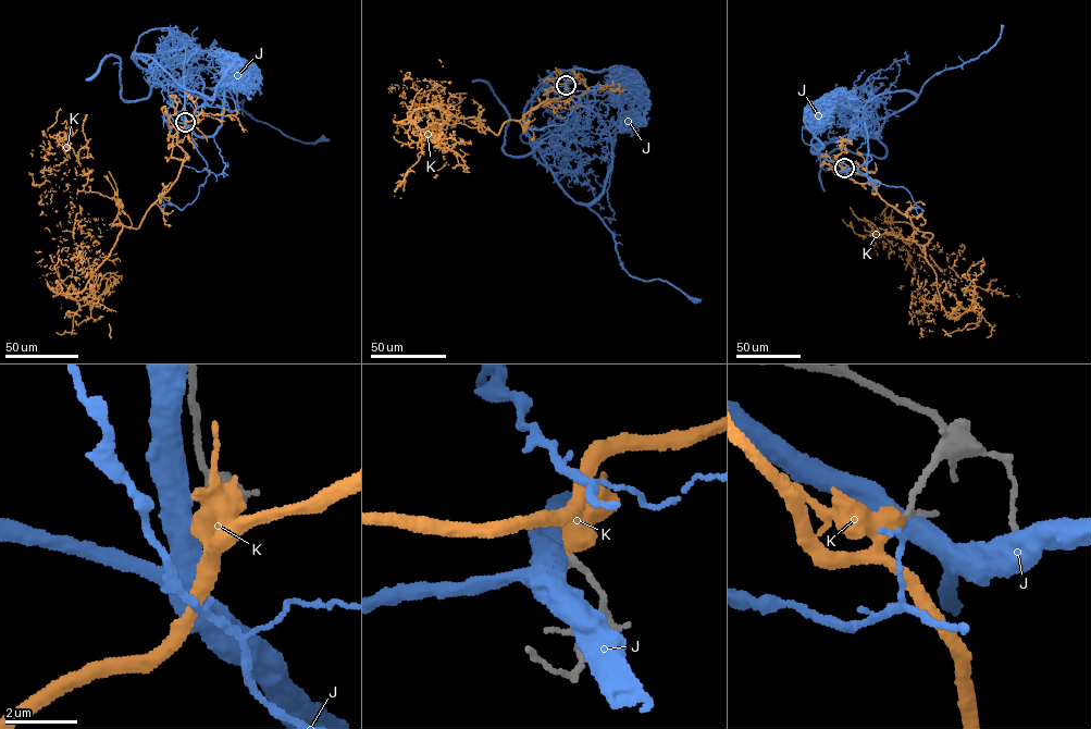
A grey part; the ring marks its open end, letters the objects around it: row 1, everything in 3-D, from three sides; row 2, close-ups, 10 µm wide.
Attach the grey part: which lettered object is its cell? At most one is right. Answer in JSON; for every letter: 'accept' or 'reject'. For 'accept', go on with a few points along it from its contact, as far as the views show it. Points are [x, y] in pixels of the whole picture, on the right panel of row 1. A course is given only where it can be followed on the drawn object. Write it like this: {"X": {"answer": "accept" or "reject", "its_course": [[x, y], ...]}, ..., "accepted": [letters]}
{"J": {"answer": "reject"}, "K": {"answer": "accept", "its_course": [[844, 168], [932, 236], [922, 246], [914, 231], [905, 243], [854, 227]]}, "accepted": ["K"]}

